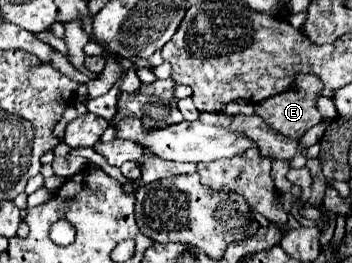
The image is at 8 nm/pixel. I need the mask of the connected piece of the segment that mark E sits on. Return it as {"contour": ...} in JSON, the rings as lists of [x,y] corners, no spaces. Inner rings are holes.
{"contour":[[[296,74],[290,90],[274,94],[262,102],[256,102],[254,110],[268,126],[274,126],[274,130],[278,130],[282,134],[290,134],[290,138],[300,138],[308,128],[312,128],[314,124],[318,124],[322,120],[322,114],[316,108],[316,102],[322,96],[322,90],[324,90],[324,82],[318,76]]]}

